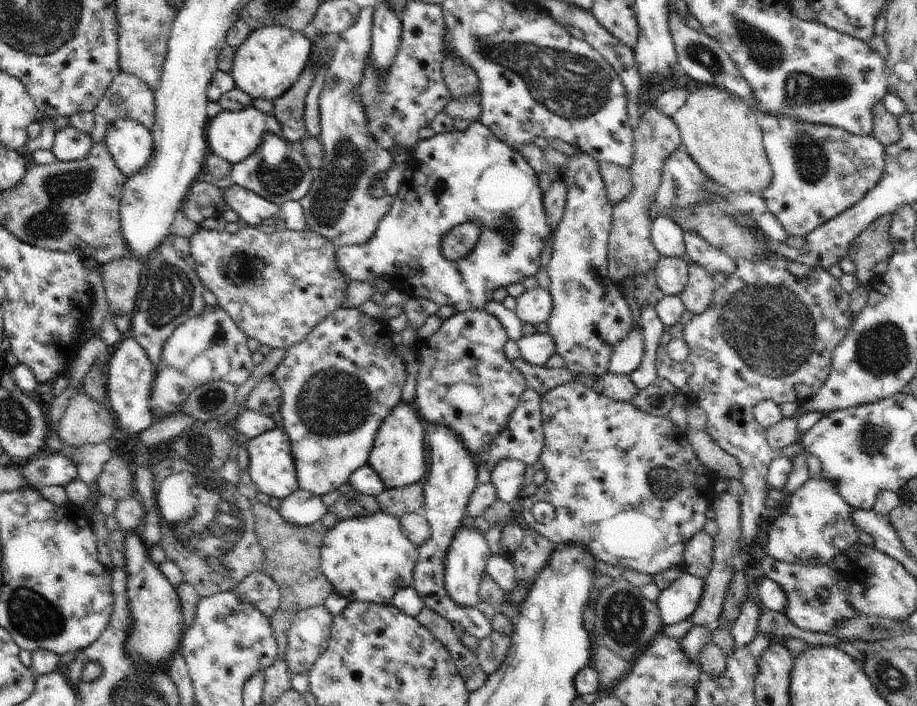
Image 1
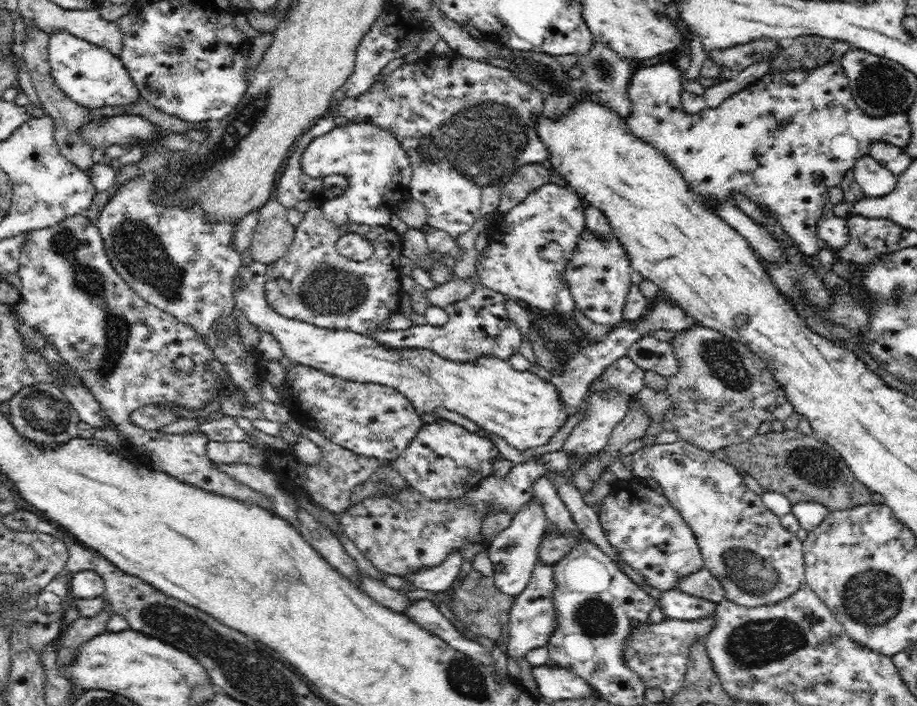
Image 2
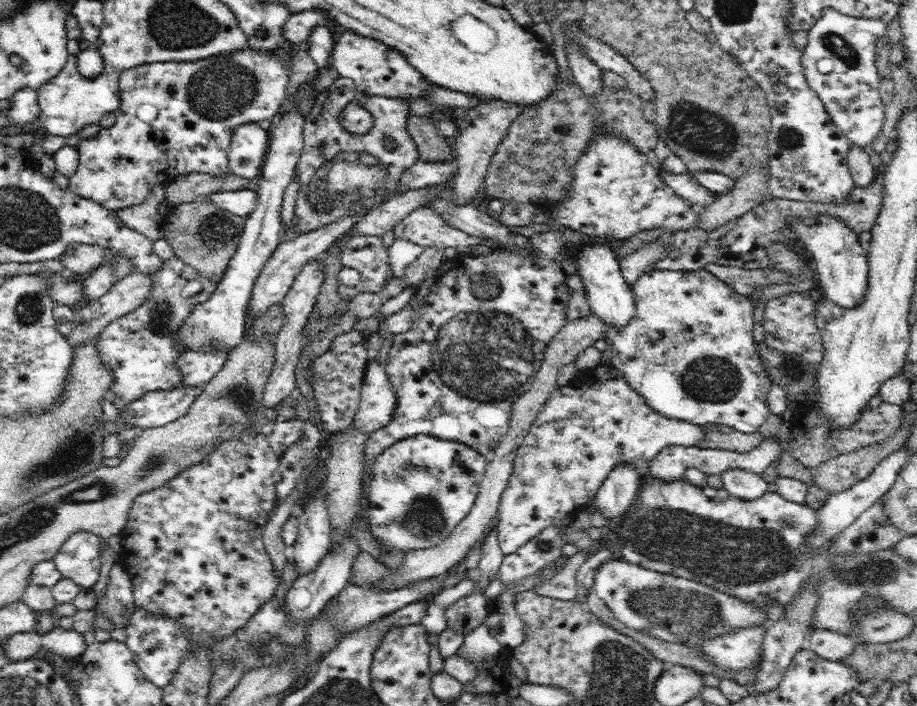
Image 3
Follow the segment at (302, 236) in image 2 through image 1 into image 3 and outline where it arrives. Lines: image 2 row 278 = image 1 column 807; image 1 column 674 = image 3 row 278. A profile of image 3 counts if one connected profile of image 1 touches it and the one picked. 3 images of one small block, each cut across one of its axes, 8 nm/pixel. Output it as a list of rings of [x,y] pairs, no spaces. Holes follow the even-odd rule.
[[[356,235],[345,242],[341,255],[342,265],[356,269],[362,278],[354,288],[340,284],[338,293],[344,301],[352,301],[364,292],[380,293],[385,288],[391,265],[388,250],[382,241],[380,236]]]

